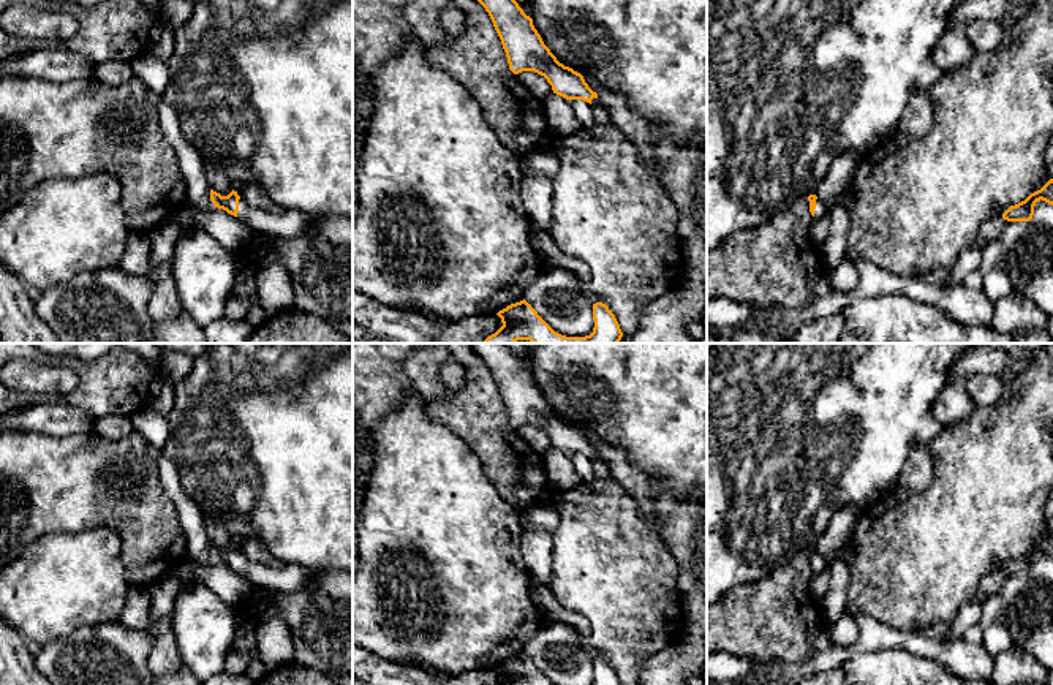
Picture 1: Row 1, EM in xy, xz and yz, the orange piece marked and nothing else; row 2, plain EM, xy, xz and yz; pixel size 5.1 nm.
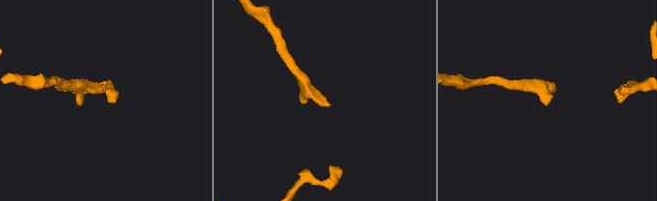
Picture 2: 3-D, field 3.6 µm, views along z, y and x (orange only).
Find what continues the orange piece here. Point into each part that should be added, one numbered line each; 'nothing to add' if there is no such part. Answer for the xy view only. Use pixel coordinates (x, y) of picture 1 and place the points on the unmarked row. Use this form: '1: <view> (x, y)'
1: xy (290, 578)

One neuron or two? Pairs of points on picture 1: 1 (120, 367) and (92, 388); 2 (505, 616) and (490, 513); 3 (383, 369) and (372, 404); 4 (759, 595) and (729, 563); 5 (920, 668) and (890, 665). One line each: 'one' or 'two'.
1: one
2: one
3: one
4: two
5: one

